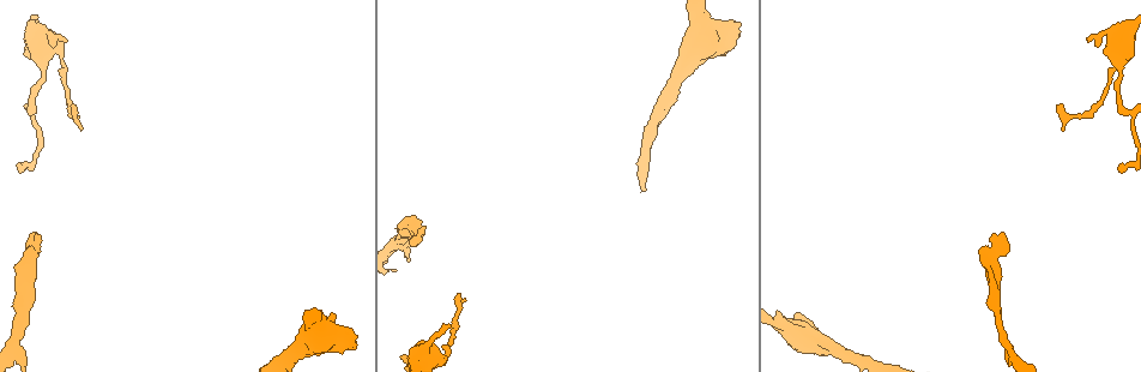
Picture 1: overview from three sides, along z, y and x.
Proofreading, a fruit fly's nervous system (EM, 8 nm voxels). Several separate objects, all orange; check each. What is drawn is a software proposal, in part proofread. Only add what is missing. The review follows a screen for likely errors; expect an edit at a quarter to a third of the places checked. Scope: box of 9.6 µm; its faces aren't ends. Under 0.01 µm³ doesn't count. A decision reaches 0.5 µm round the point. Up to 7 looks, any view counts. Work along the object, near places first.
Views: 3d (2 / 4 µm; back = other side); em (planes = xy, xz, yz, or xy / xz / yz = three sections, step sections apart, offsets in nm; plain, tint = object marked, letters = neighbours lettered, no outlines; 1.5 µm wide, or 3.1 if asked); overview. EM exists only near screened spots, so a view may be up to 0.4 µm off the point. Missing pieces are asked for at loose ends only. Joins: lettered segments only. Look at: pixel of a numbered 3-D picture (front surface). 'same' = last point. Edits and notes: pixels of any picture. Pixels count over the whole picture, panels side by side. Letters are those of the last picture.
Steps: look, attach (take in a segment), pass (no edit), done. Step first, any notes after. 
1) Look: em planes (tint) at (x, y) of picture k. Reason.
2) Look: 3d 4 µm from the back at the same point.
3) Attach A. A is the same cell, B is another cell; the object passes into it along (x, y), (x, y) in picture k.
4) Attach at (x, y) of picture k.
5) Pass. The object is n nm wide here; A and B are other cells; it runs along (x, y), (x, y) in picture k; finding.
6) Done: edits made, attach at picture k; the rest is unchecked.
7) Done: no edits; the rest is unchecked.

Look: em planes (letters) at (21, 170) of picture 1. Free end.

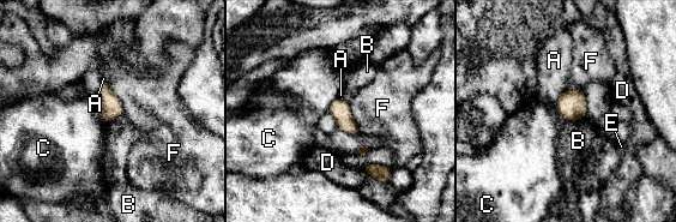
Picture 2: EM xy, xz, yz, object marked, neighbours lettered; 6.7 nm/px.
Pass. The longest contact is with B, 240 nm; A, B, C, D, E and F are other cells; a border runs along (555, 103), (563, 118), (586, 116) in picture 2; no lettered segment goes on from it.

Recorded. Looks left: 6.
Look: em planes (letters) at (80, 131) of picture 1.

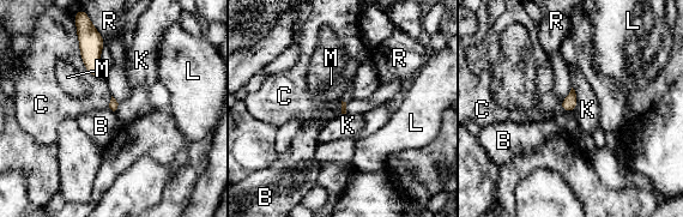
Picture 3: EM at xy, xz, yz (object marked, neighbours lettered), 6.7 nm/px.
Pass. B, C, K, L, M and R are other cells; no lettered segment goes on from it.

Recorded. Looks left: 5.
Look: em planes (letters) at (1088, 42) of picture 1. Thin end.

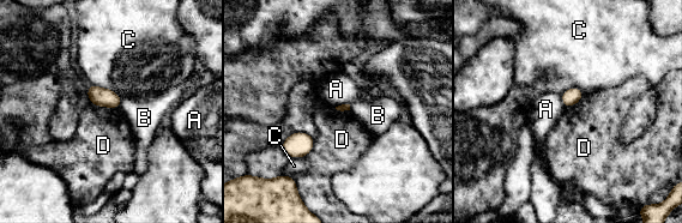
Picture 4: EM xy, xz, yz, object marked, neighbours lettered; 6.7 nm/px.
Pass. A, B, C and D are other cells; a border runs along (90, 102), (97, 106), (119, 108) in picture 4; none of them fits.

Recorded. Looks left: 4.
Done: no edits; the rest is unchecked.

